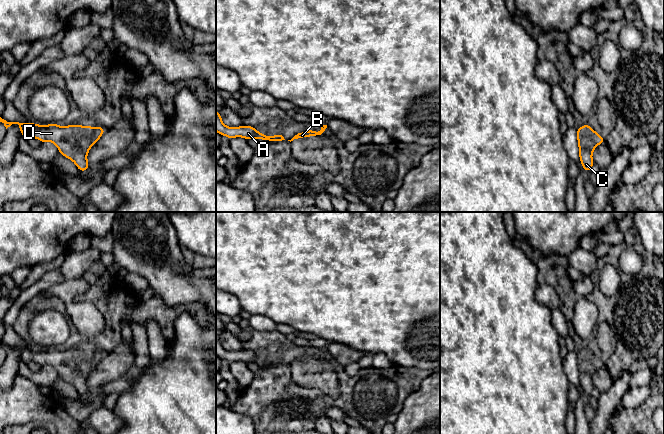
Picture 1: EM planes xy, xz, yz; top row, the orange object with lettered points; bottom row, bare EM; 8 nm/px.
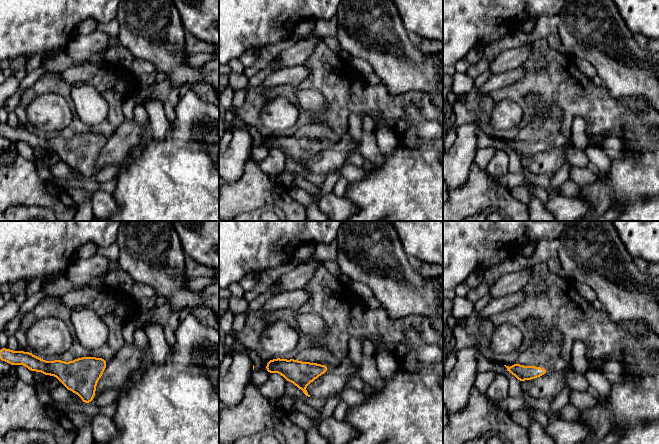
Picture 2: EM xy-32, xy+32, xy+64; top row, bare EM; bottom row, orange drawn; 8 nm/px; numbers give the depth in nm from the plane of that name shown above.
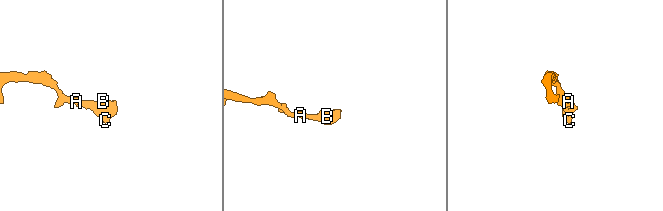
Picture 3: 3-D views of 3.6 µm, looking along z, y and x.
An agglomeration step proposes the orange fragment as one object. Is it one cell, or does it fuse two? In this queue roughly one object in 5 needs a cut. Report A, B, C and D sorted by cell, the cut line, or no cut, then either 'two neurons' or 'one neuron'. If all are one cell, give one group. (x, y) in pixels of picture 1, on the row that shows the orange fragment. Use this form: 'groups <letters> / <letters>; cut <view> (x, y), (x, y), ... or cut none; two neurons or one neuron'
groups A B C D; cut none; one neuron

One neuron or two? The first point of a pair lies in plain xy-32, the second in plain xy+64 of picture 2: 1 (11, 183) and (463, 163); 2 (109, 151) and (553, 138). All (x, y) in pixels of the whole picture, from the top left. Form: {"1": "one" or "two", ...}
{"1": "two", "2": "two"}

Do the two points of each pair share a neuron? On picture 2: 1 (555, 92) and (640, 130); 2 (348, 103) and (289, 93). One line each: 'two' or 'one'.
1: one
2: one

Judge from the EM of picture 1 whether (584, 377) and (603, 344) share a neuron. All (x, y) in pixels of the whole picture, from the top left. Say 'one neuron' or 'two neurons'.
one neuron

